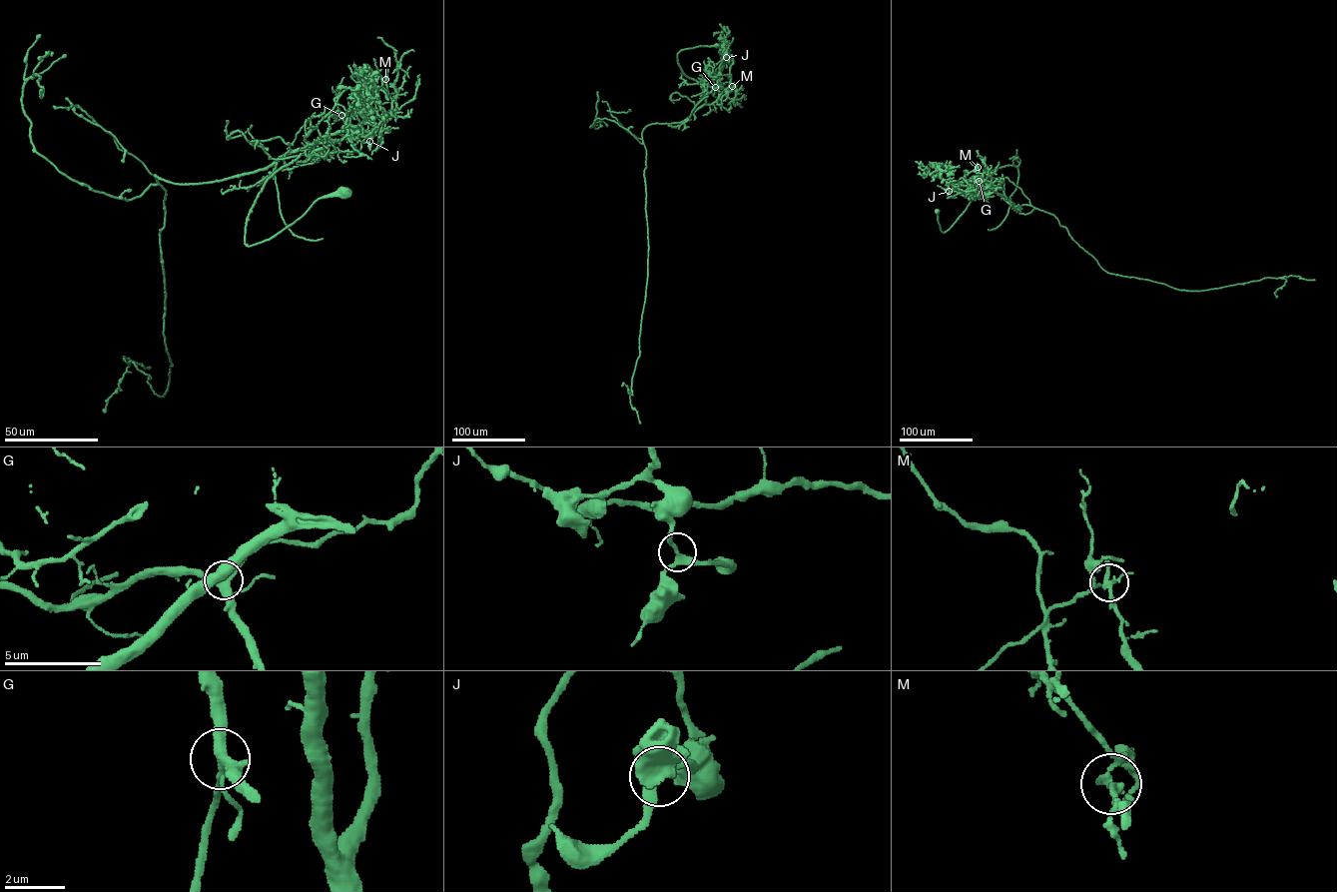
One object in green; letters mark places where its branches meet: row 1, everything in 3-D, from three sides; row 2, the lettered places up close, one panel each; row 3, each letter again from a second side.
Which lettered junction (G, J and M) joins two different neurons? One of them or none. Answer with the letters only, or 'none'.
M

